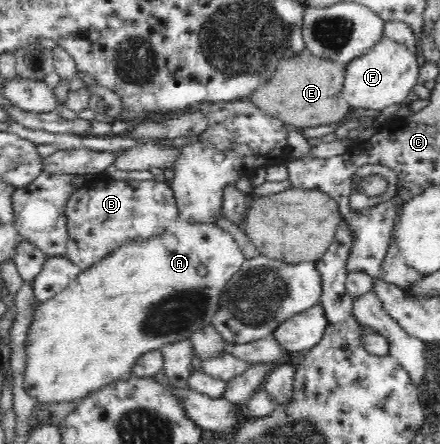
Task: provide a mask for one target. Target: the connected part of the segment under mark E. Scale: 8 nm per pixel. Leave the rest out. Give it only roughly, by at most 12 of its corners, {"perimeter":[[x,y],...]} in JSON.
{"perimeter":[[304,48],[246,98],[298,128],[339,122],[346,65]]}

